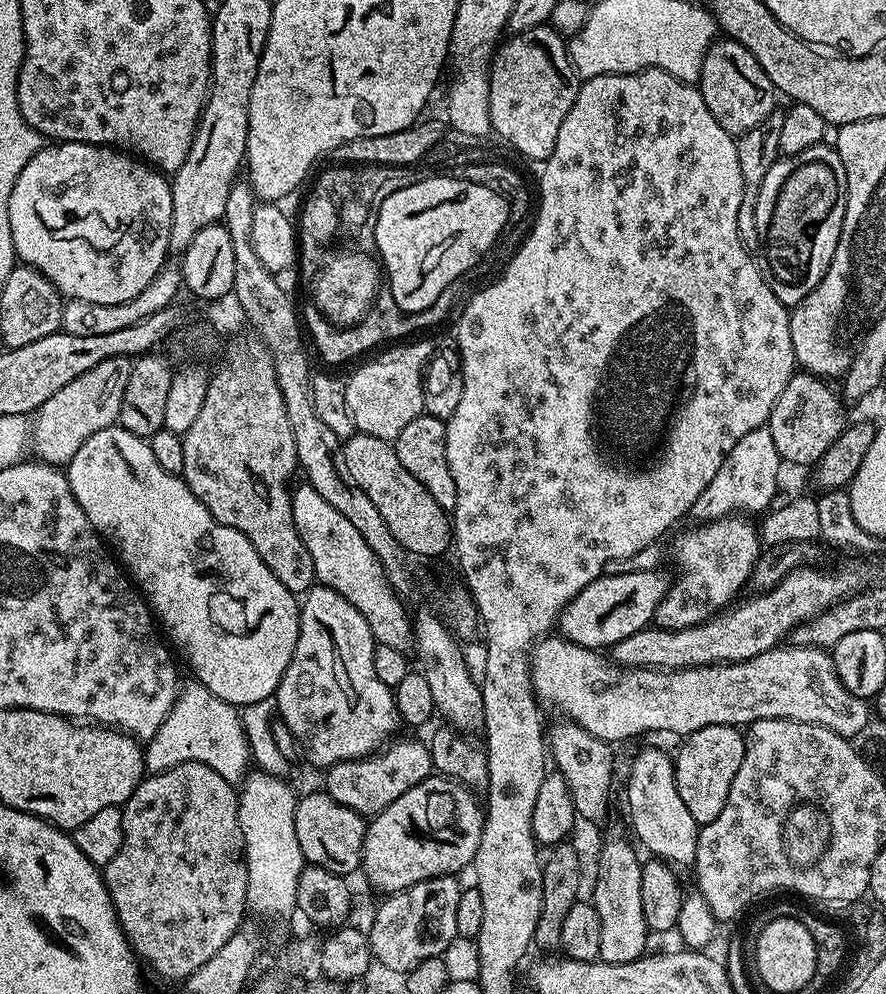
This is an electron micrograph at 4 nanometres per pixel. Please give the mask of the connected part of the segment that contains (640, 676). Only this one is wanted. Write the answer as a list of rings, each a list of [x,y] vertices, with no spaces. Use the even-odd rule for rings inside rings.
[[[549,634],[537,640],[536,647],[530,653],[532,691],[545,709],[553,708],[560,715],[557,717],[582,726],[582,730],[594,734],[594,738],[609,742],[632,740],[643,732],[673,732],[679,738],[687,738],[706,726],[750,726],[759,720],[801,720],[807,724],[826,726],[839,736],[856,738],[868,724],[869,701],[848,692],[847,686],[836,673],[831,655],[825,649],[788,647],[771,648],[766,654],[758,654],[758,658],[737,664],[707,664],[697,668],[661,670],[625,668],[603,651],[583,648],[559,634]]]

